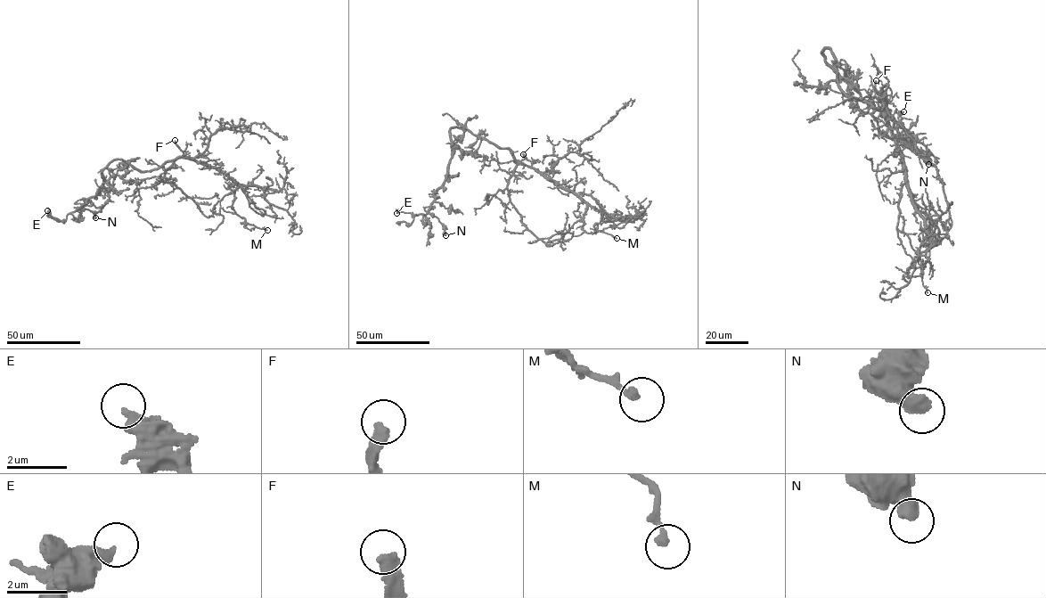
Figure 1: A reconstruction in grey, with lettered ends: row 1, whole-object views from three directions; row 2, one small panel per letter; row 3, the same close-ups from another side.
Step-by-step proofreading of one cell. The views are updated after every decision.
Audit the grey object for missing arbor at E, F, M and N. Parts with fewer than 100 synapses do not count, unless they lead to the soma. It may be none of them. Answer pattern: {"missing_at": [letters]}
{"missing_at": ["F"]}

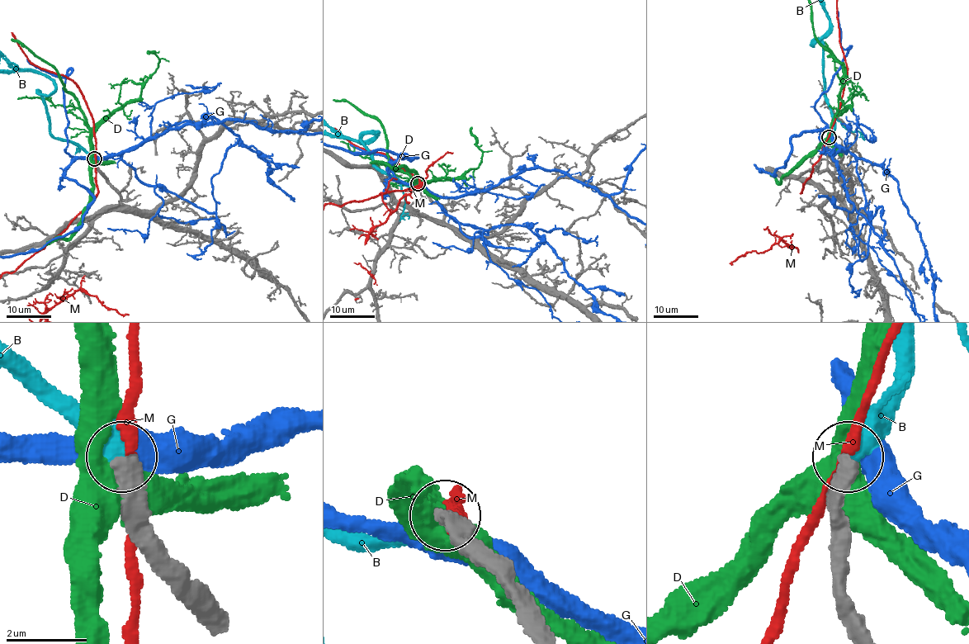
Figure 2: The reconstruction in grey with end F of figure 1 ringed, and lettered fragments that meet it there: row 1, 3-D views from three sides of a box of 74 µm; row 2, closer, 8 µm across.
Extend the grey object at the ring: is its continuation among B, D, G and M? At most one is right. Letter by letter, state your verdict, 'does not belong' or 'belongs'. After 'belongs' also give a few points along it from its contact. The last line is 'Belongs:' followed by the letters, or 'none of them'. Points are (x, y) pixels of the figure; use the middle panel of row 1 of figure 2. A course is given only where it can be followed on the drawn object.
B: belongs
D: does not belong
G: does not belong
M: does not belong
Belongs: B

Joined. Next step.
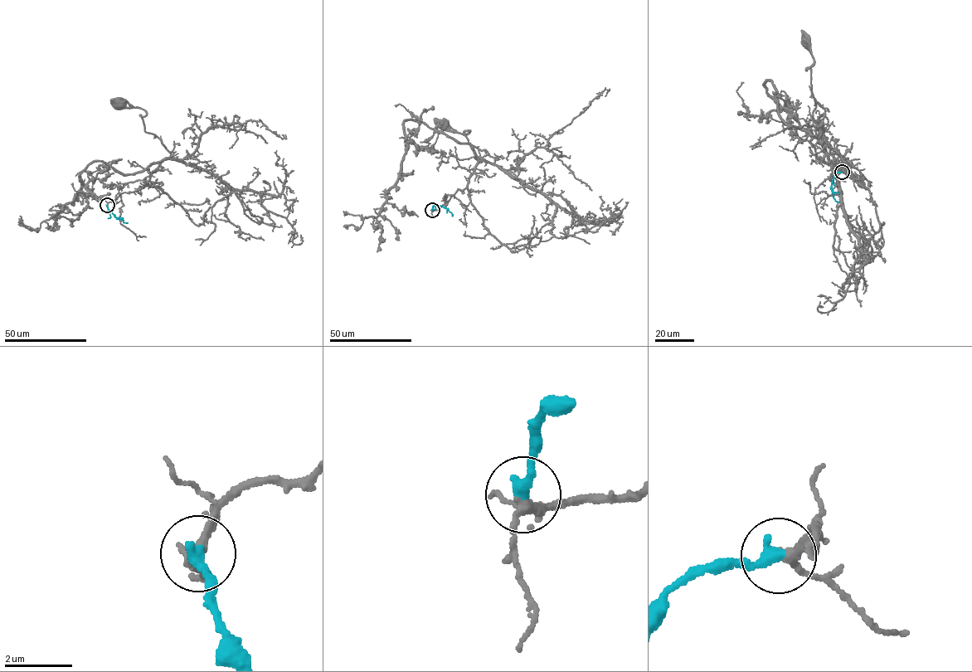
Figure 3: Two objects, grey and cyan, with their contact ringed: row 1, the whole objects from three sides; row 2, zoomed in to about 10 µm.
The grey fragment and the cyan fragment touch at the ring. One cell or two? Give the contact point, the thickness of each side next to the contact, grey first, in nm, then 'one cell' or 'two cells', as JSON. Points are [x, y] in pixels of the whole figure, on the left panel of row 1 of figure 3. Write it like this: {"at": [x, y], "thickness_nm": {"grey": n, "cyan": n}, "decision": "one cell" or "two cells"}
{"at": [107, 205], "thickness_nm": {"grey": 240, "cyan": 360}, "decision": "one cell"}

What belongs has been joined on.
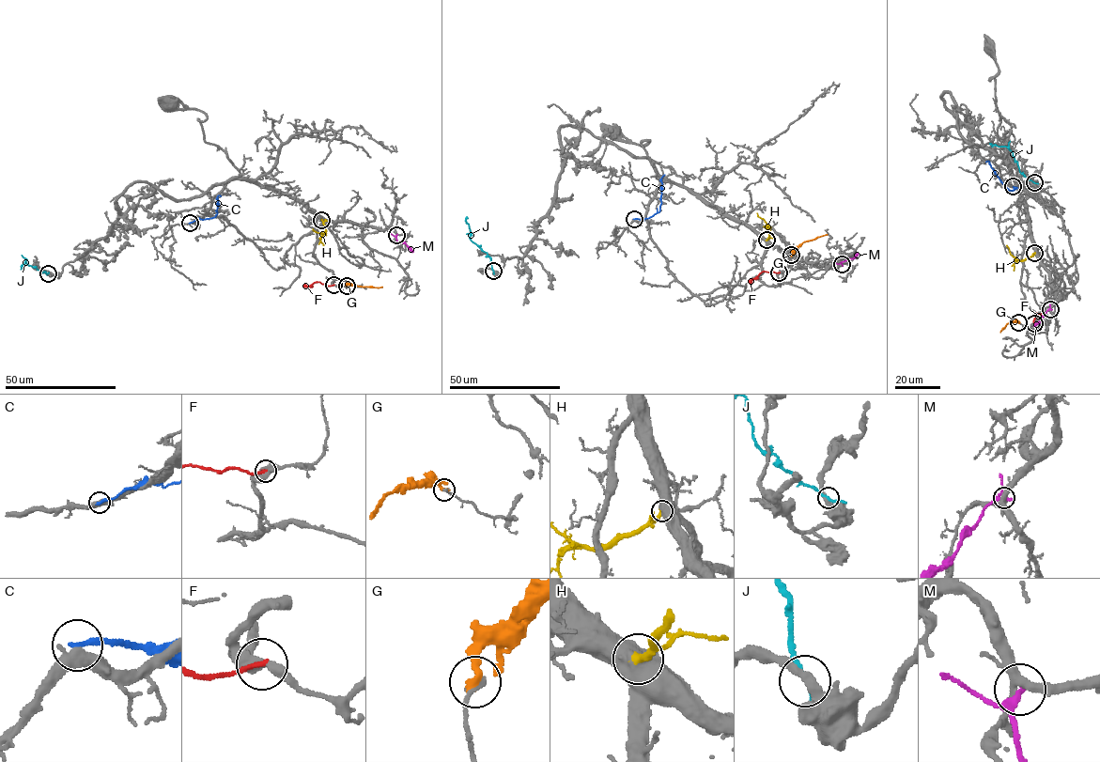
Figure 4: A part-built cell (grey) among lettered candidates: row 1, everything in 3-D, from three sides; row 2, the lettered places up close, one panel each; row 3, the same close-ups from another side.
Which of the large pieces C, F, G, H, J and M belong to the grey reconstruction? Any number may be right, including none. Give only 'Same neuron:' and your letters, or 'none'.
Same neuron: H

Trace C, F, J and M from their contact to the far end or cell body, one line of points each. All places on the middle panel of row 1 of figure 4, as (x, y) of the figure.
C: (634, 219), (648, 218), (659, 210), (661, 178), (664, 175)
F: (780, 272), (762, 272), (749, 283)
J: (493, 270), (490, 258), (472, 241), (467, 216)
M: (842, 264), (858, 254)

